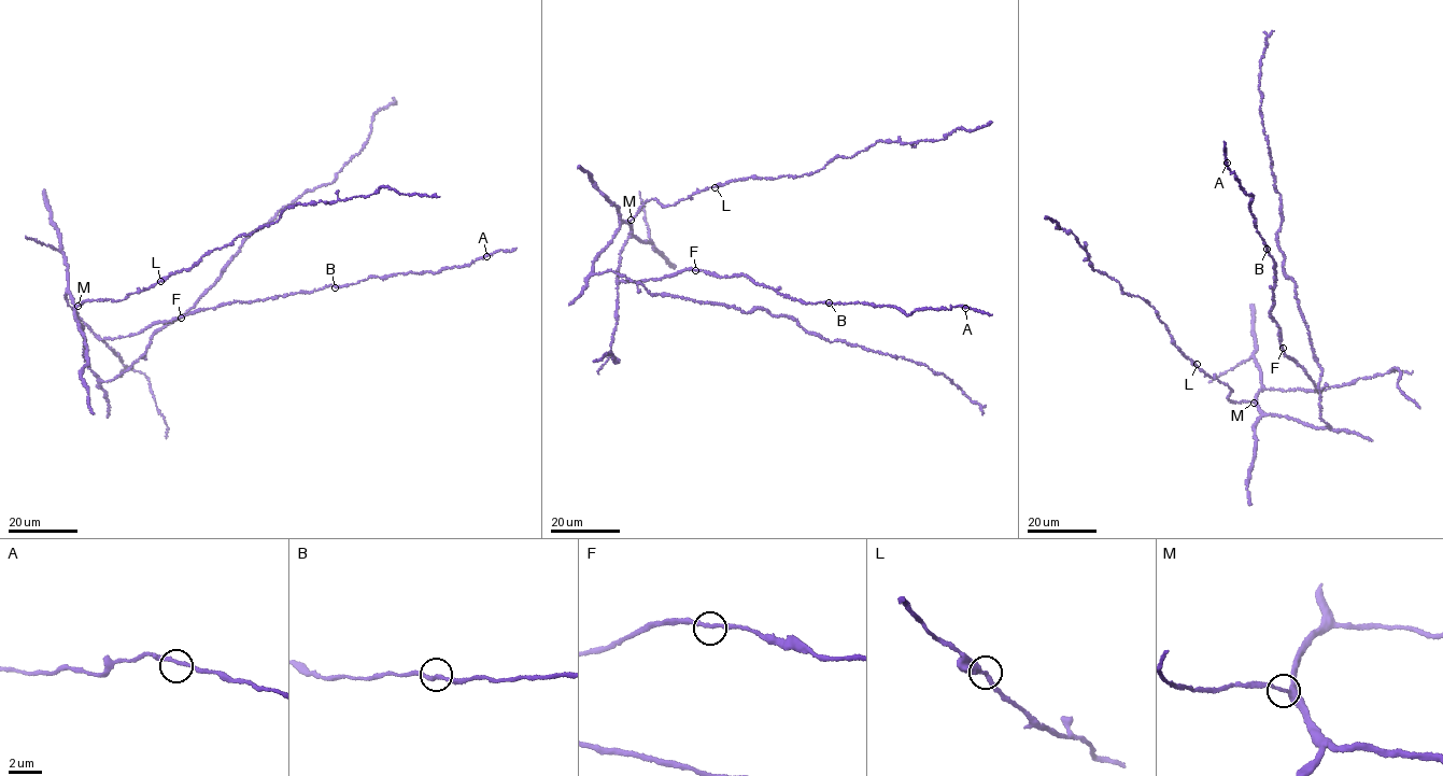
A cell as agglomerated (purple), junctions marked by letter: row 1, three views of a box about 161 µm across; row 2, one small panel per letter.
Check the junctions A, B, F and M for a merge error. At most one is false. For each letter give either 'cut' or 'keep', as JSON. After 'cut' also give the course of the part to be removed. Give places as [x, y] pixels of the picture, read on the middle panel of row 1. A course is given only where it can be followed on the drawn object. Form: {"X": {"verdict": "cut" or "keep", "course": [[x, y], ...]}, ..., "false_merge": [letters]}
{"A": {"verdict": "keep"}, "B": {"verdict": "keep"}, "F": {"verdict": "keep"}, "M": {"verdict": "keep"}, "false_merge": []}

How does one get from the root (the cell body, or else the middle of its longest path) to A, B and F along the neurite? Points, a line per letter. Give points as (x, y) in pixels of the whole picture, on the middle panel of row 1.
A: (626, 222), (618, 282), (691, 268), (744, 274), (806, 304), (888, 305), (908, 314), (965, 308)
B: (626, 222), (632, 227), (620, 252), (618, 282), (691, 268), (719, 276), (744, 274), (806, 304), (829, 302)
F: (626, 222), (632, 227), (620, 252), (617, 281), (658, 279), (691, 268), (695, 270)

